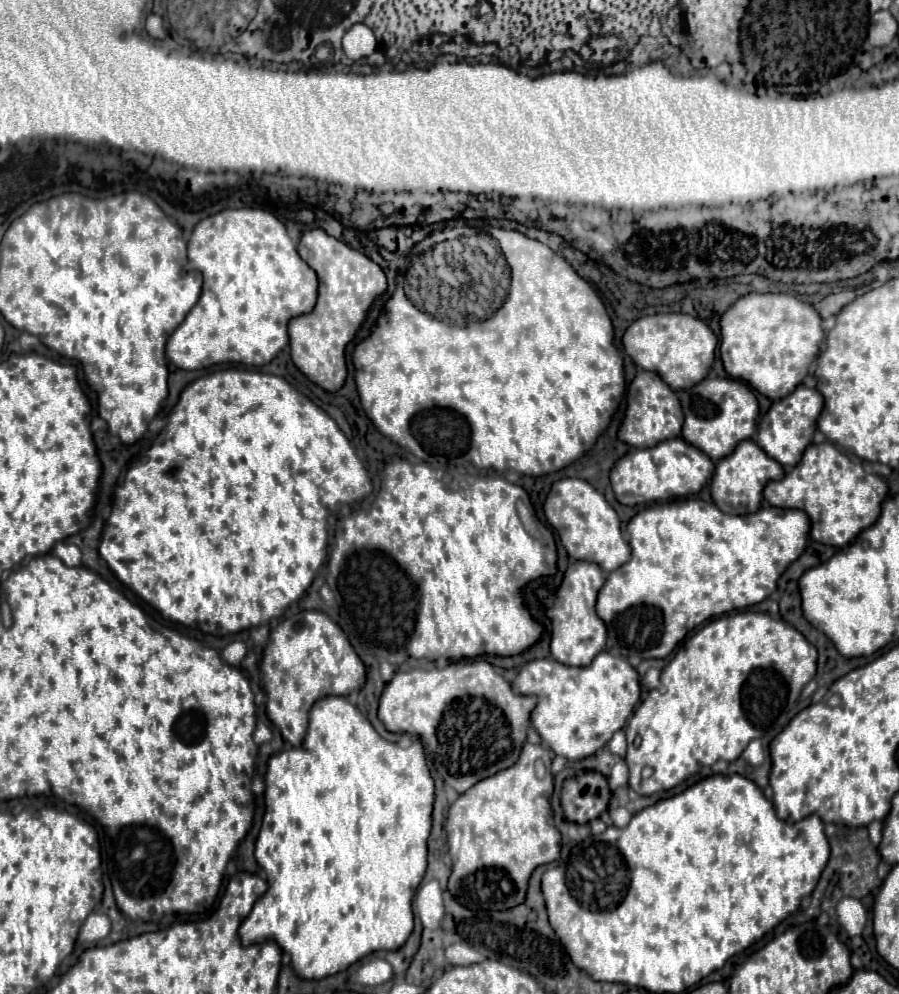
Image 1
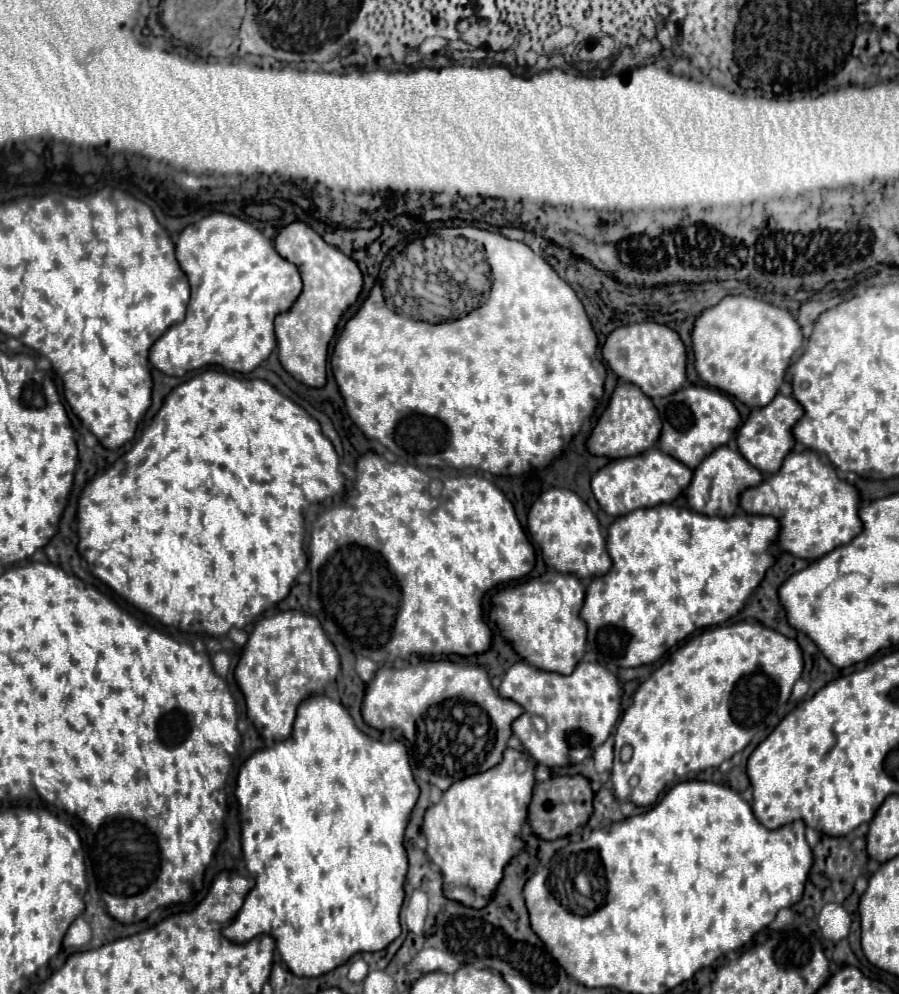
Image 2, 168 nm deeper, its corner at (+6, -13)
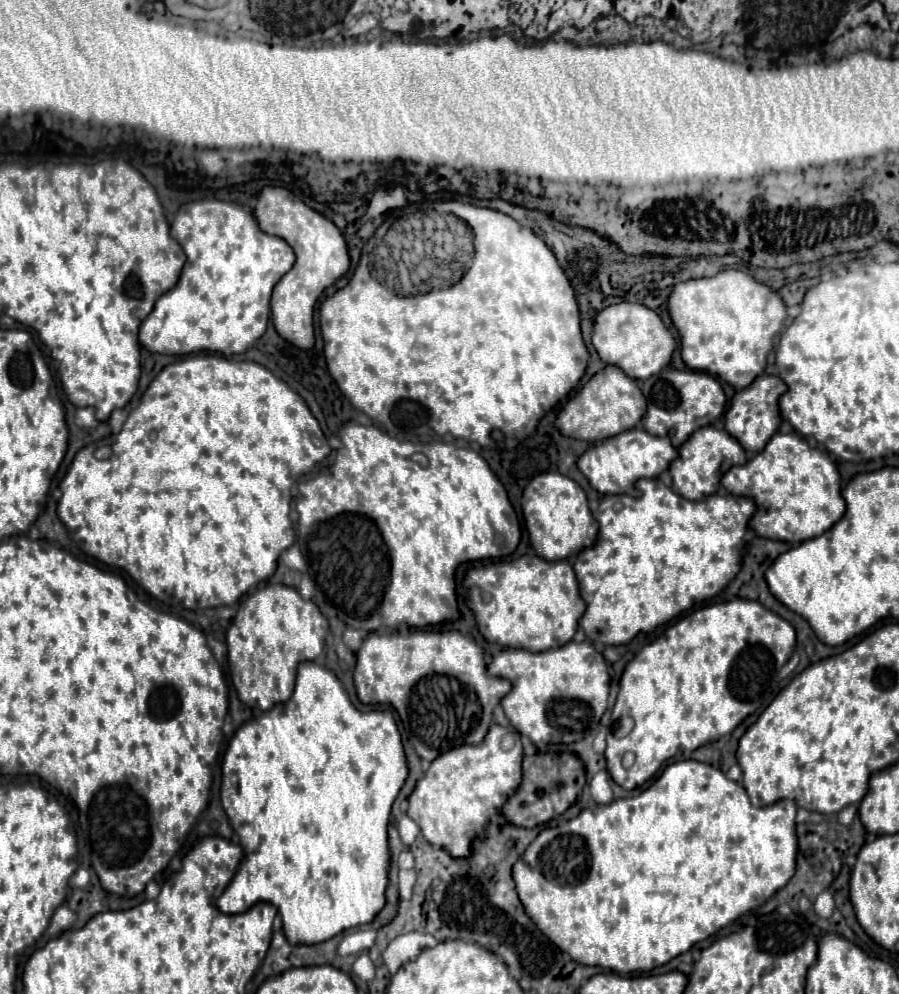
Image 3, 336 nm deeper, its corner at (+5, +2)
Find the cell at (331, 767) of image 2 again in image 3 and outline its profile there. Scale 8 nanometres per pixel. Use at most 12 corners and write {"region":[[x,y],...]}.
{"region":[[301,662],[221,762],[225,914],[291,944],[385,904],[389,710]]}

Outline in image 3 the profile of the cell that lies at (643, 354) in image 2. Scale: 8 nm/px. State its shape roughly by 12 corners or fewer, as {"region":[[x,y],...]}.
{"region":[[619,302],[593,320],[605,364],[645,380],[675,340],[643,304]]}

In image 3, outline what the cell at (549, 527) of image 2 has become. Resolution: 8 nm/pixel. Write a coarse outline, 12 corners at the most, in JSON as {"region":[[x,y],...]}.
{"region":[[535,476],[521,510],[531,548],[565,560],[597,538],[585,492]]}

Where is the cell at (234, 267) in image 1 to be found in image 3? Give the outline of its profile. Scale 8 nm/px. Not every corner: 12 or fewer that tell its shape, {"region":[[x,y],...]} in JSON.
{"region":[[223,200],[183,204],[187,260],[139,344],[161,354],[251,348],[285,240]]}

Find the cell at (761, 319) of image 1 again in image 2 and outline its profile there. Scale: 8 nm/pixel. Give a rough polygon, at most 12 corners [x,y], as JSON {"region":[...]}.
{"region":[[730,295],[696,319],[694,365],[752,409],[802,341],[786,309]]}

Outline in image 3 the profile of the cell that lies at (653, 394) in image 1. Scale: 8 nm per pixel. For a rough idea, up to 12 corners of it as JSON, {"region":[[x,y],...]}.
{"region":[[605,366],[569,398],[555,426],[595,442],[635,428],[647,402]]}

